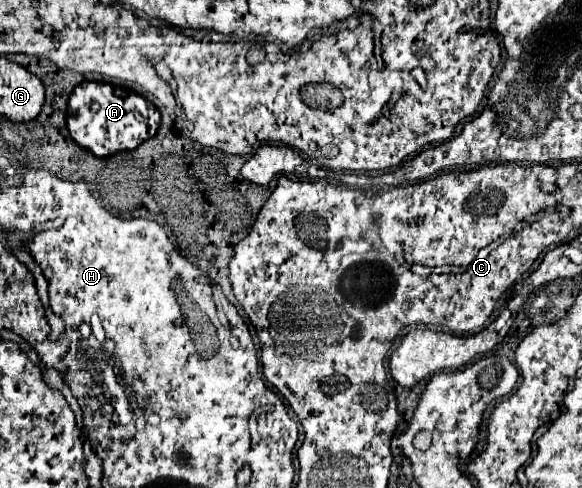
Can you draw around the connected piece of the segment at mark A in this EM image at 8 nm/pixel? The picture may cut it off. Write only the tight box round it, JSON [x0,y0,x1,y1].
[66,81,160,157]

